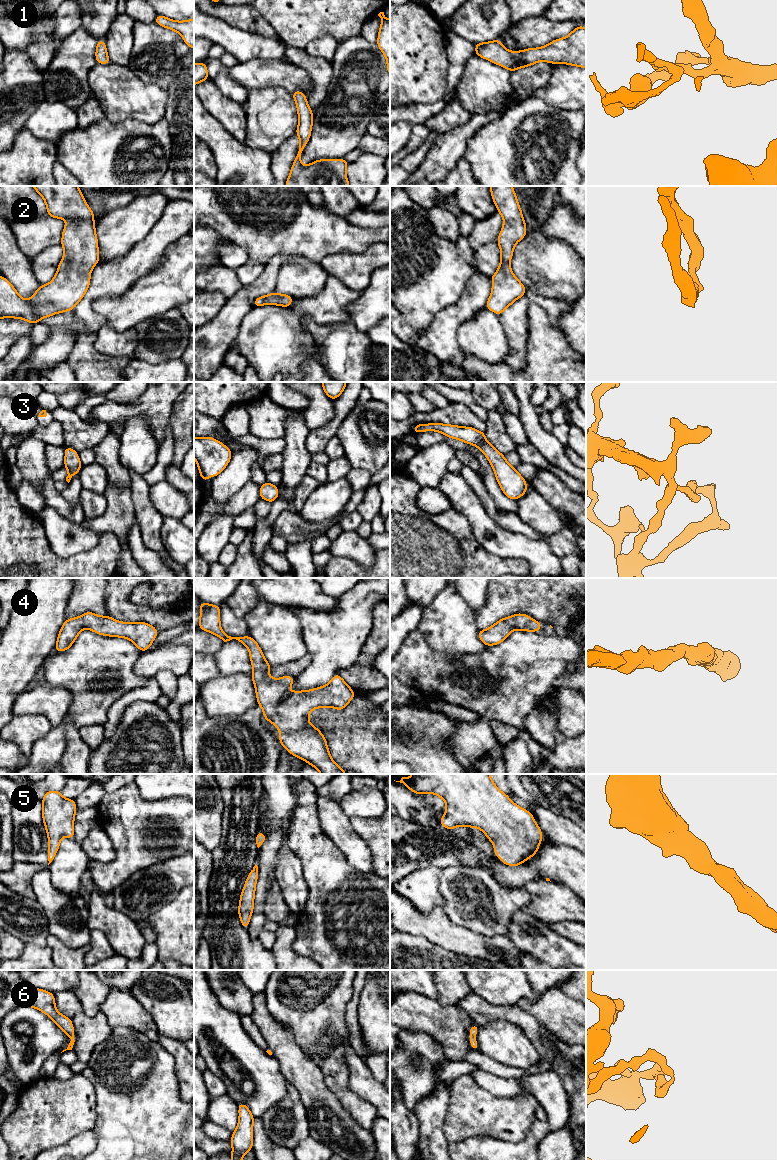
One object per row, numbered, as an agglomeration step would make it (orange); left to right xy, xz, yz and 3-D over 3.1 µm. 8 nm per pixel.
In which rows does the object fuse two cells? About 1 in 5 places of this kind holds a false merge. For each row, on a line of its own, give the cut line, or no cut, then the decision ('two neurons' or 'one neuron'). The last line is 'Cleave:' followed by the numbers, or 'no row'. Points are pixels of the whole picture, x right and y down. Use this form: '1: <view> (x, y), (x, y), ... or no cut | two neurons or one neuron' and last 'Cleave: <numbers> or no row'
1: no cut | one neuron
2: no cut | one neuron
3: no cut | one neuron
4: no cut | one neuron
5: no cut | one neuron
6: no cut | one neuron
Cleave: no row

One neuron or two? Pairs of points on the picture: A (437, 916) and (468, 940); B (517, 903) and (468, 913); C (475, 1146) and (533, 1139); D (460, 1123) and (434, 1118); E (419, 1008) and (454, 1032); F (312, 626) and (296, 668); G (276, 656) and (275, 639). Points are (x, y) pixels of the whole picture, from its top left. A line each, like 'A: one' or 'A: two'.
A: one
B: one
C: one
D: two
E: one
F: two
G: one

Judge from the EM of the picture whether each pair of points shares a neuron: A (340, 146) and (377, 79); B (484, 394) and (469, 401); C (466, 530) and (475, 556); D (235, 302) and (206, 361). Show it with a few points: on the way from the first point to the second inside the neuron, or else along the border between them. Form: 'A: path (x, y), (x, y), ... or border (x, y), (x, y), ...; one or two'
A: path (344, 129), (346, 127), (346, 111), (360, 96); one
B: border (471, 392), (474, 399), (488, 410); two
C: path (466, 536), (471, 550); one
D: path (230, 317), (222, 331), (208, 346); one

